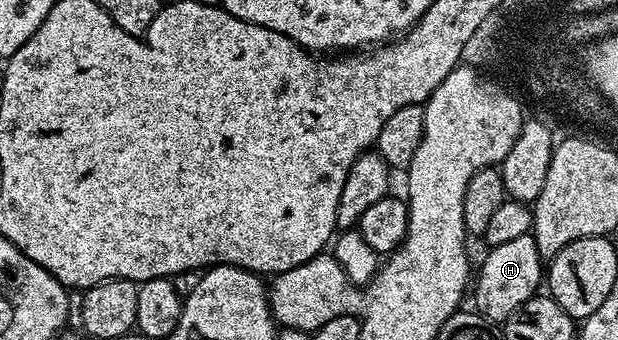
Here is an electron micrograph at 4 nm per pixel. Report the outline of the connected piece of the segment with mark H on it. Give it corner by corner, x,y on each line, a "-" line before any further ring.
528,234
514,242
505,242
486,253
473,280
474,307
492,322
505,322
522,304
540,291
545,276
545,261
540,258
534,235

